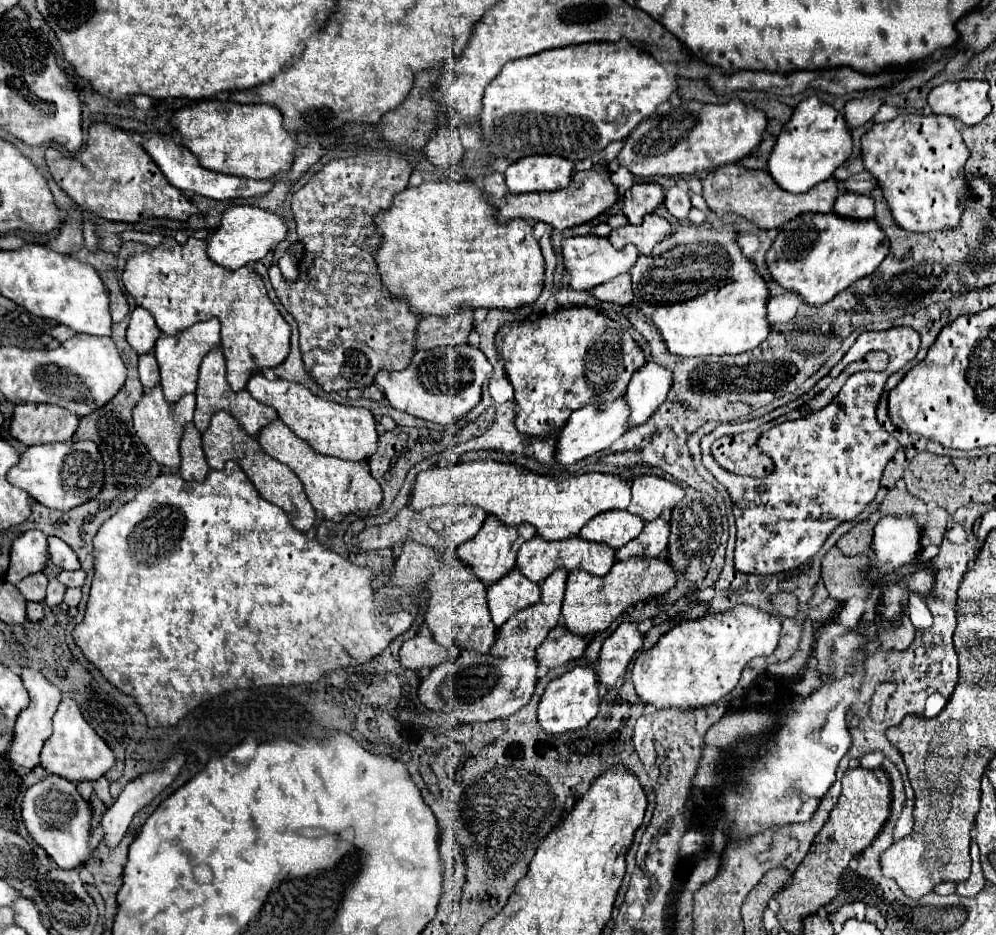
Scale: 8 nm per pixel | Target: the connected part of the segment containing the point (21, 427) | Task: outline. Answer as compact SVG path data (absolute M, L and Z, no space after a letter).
M18 404L10 422L10 436L26 446L68 442L78 428L78 418L66 408L48 404Z

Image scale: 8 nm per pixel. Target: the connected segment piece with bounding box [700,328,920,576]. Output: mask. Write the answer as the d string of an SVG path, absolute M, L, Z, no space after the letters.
M912 328L862 332L848 352L884 350L890 356L888 368L882 372L856 372L822 410L764 430L756 446L774 462L774 470L766 478L736 476L712 460L712 442L736 430L736 426L724 424L702 438L702 464L726 488L732 500L738 532L734 548L738 572L766 576L802 566L822 548L838 524L854 520L876 498L882 472L898 448L896 438L878 424L876 404L890 374L904 368L918 348L920 336Z

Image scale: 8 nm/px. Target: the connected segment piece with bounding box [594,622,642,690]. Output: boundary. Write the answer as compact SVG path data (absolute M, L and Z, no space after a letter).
M630 622L620 624L616 632L604 640L598 656L598 664L594 668L600 686L608 690L620 688L624 682L626 668L640 648L642 648L642 636L636 624Z

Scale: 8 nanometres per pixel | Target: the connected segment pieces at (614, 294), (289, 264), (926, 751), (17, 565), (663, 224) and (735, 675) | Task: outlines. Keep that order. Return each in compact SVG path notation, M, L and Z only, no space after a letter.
M620 274L612 278L608 284L600 284L590 292L598 302L612 302L612 304L630 304L632 302L632 284L630 274Z
M286 252L286 254L278 260L278 268L280 268L280 272L282 272L282 276L284 276L286 282L298 280L298 260L296 260L290 252Z
M906 716L900 726L886 732L894 748L900 750L904 764L908 768L908 778L914 788L914 830L910 836L894 842L882 856L880 868L886 878L896 880L902 892L918 900L934 890L940 882L962 882L970 876L970 832L974 828L974 818L980 804L980 772L968 772L968 768L956 768L956 764L944 764L944 716L924 718L924 716Z
M28 530L12 542L10 568L6 580L16 584L18 580L40 572L48 560L48 542L40 530Z
M648 214L644 216L644 222L640 226L628 224L624 228L612 230L608 240L612 242L614 248L624 248L628 244L634 244L640 250L640 254L650 254L656 242L670 236L670 232L672 232L672 226L666 218L658 214Z
M734 606L724 614L708 614L682 622L664 634L656 646L640 654L632 668L632 684L644 704L656 710L676 708L690 712L716 704L730 694L744 670L756 656L770 656L780 638L780 620L754 606Z

